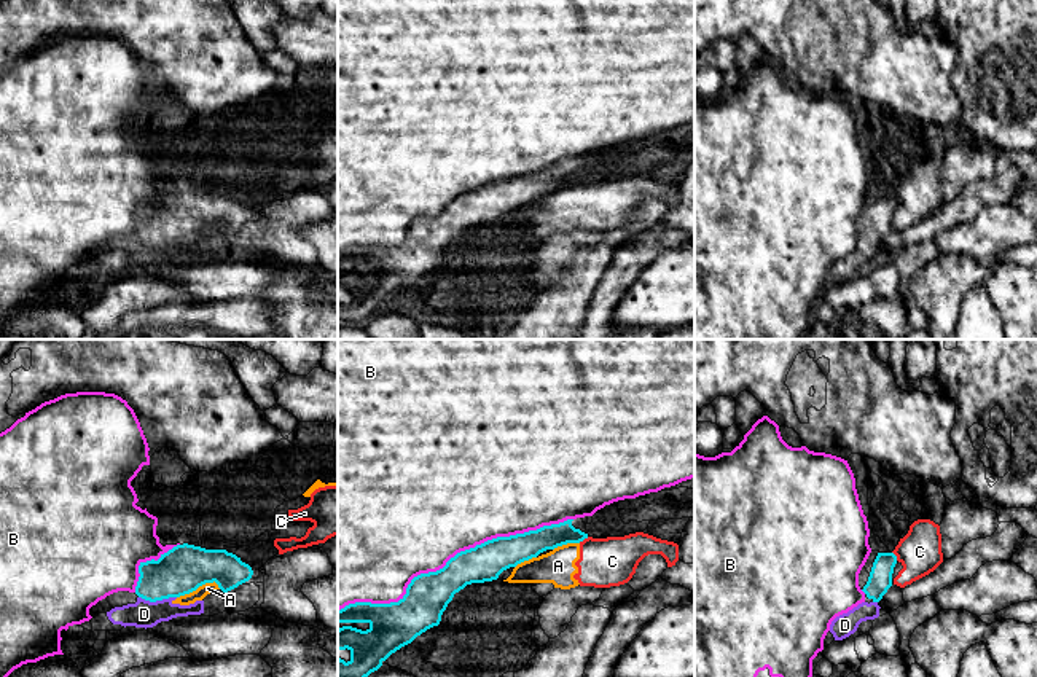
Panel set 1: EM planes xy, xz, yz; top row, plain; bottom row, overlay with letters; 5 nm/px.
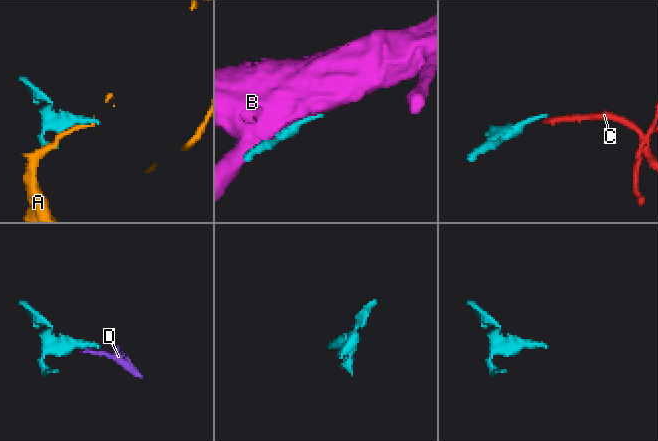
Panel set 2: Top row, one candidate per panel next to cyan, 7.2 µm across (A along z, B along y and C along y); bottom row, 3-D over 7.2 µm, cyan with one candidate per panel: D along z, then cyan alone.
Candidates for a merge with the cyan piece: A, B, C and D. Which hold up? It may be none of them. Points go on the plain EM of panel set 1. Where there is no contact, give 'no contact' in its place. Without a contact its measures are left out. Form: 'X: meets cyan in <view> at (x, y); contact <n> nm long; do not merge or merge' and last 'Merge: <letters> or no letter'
A: meets cyan in xy at (198, 230); contact 220 nm long; do not merge
B: meets cyan in xz at (451, 201); contact 1250 nm long; do not merge
C: meets cyan in xz at (583, 182); contact 60 nm long; do not merge
D: meets cyan in xy at (158, 242); contact 190 nm long; merge
Merge: D

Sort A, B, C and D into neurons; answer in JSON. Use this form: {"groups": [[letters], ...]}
{"groups": [["A", "C"], ["B"], ["D"]]}

